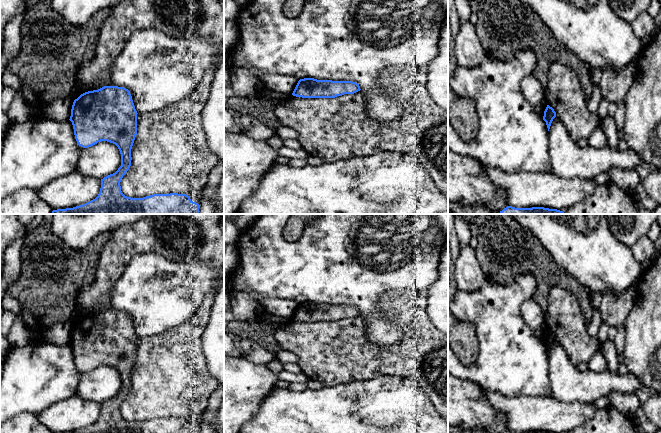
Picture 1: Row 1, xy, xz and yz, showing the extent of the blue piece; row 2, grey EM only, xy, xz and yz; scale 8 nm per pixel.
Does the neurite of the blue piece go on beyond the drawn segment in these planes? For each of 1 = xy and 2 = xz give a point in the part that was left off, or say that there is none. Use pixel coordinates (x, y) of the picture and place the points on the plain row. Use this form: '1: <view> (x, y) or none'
1: none
2: none

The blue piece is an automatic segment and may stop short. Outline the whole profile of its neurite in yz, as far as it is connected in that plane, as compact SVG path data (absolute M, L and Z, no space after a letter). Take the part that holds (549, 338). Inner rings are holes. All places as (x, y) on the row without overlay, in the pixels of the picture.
M547 329L547 331L544 335L543 344L546 346L548 355L549 355L551 347L555 341L556 341L556 336L554 335L554 333L552 331Z

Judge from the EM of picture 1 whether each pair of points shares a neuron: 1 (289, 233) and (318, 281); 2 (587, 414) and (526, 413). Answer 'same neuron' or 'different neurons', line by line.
1: different neurons
2: same neuron

